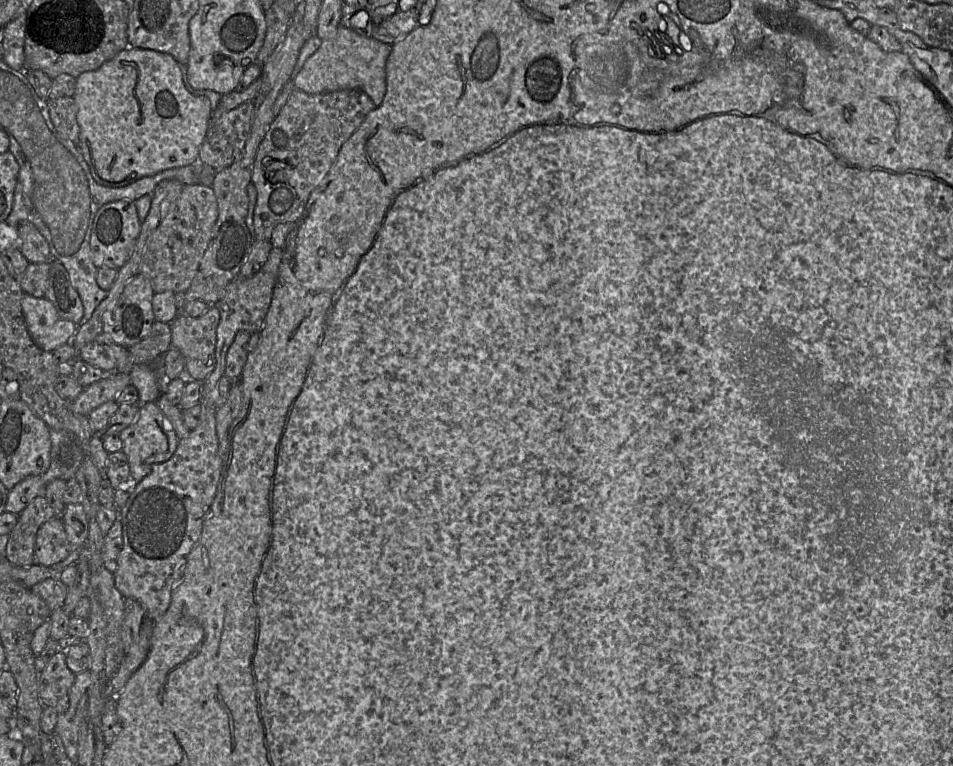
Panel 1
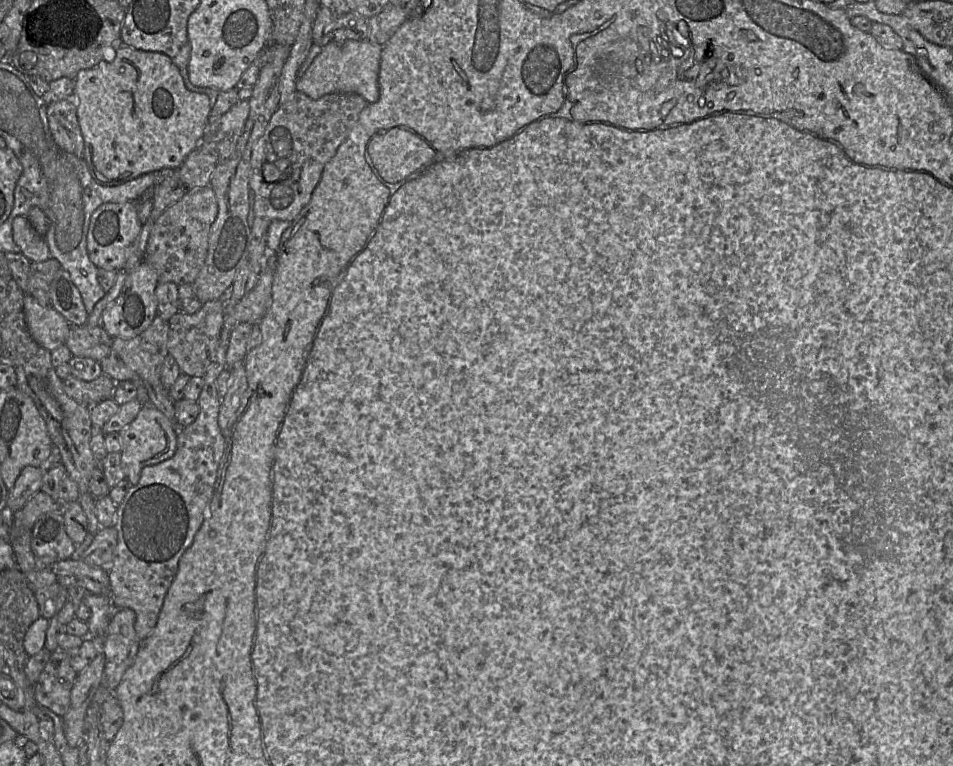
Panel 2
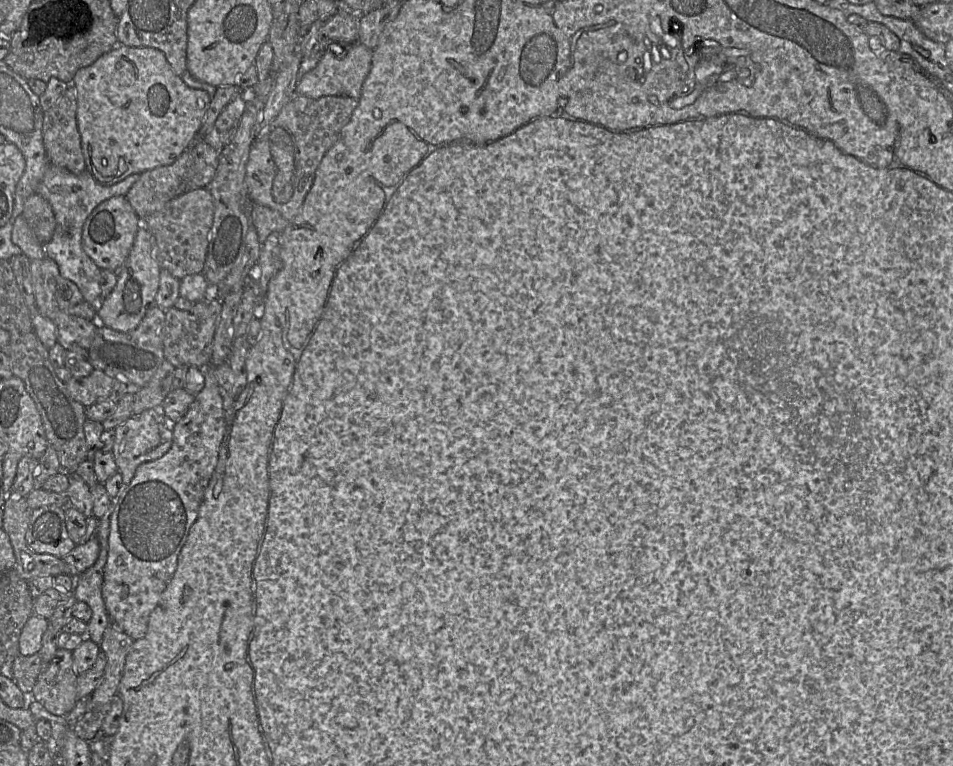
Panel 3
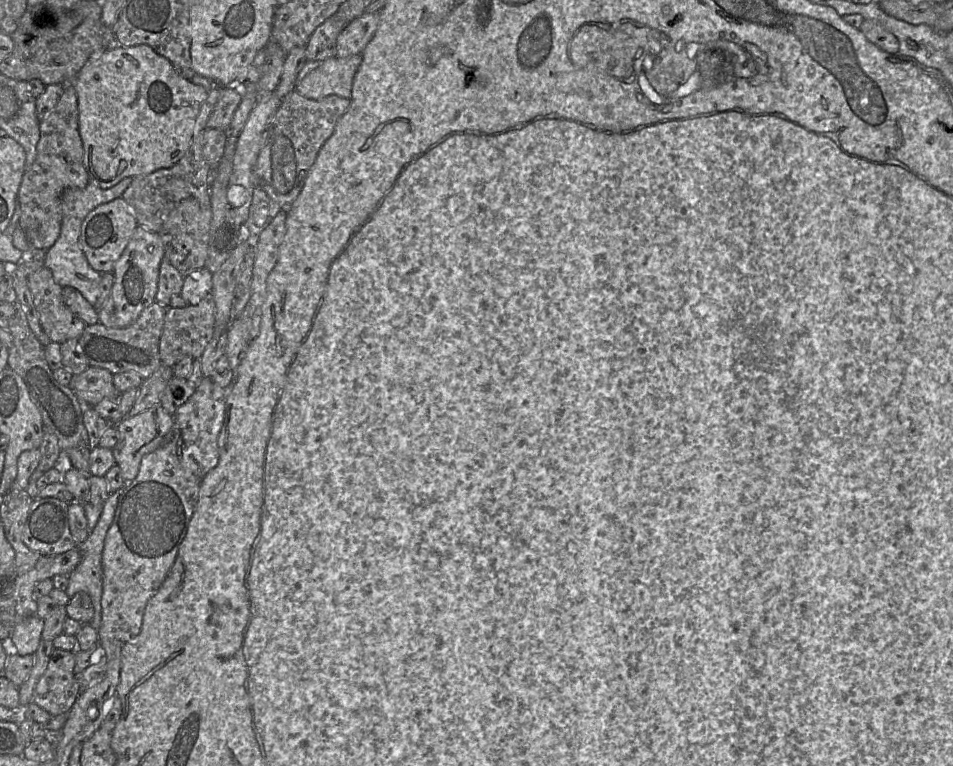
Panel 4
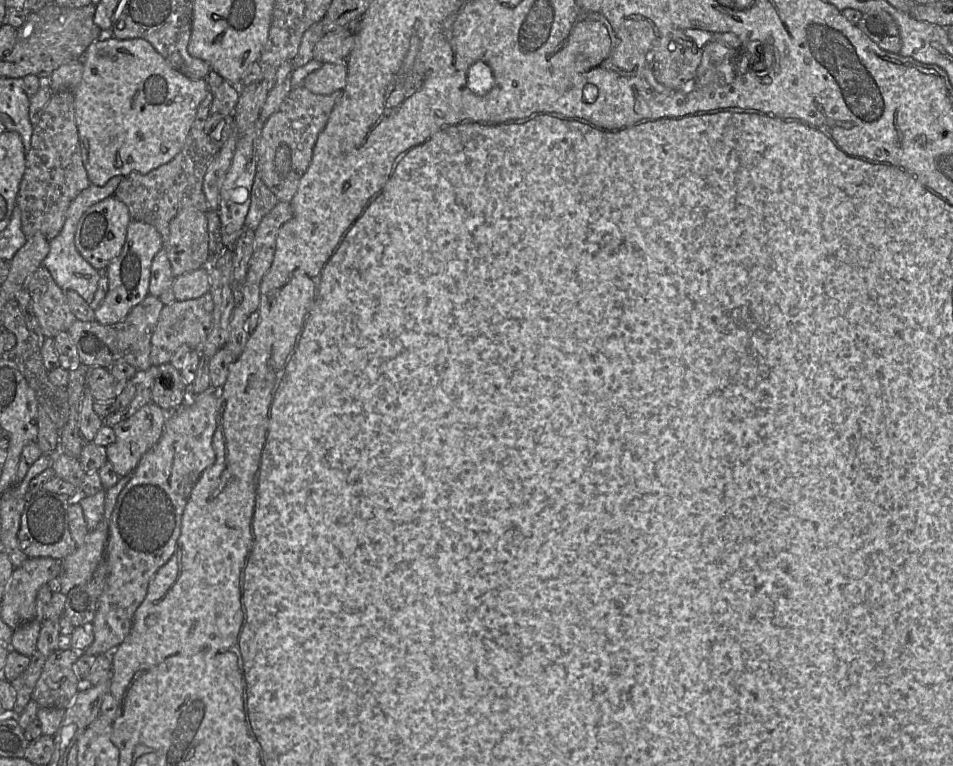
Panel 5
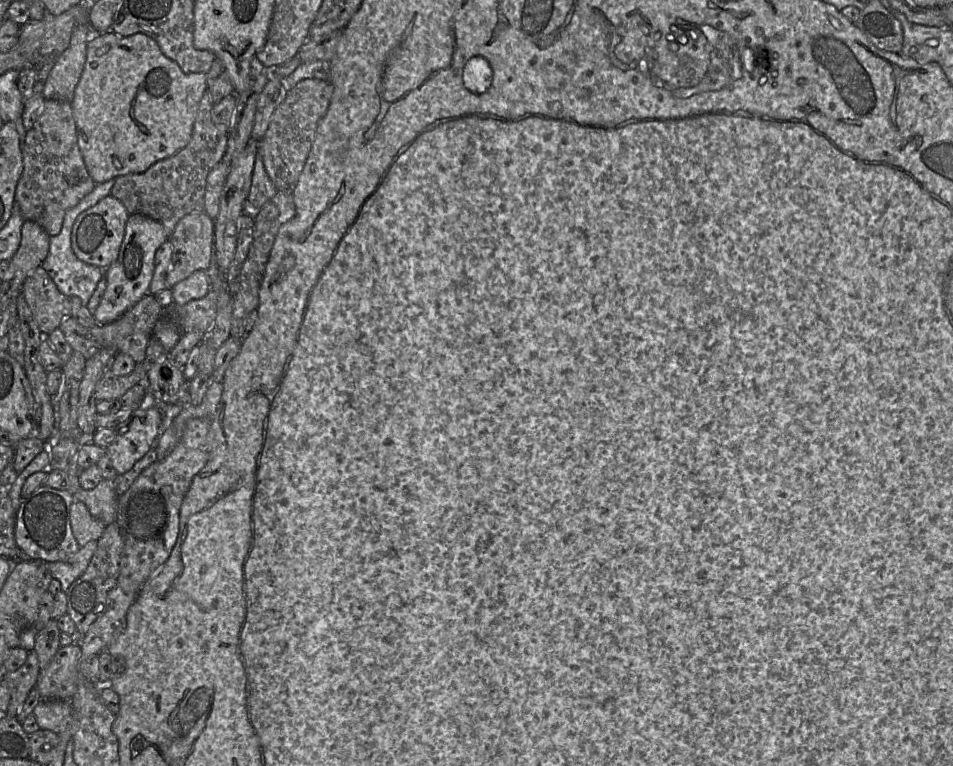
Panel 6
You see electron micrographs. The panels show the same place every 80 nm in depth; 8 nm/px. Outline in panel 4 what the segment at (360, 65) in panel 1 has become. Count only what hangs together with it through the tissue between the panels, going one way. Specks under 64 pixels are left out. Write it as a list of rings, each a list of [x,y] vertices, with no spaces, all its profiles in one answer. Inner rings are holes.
[[[361,54],[344,58],[329,57],[296,83],[295,90],[311,99],[322,99],[330,95],[350,99],[353,79],[361,61]]]

